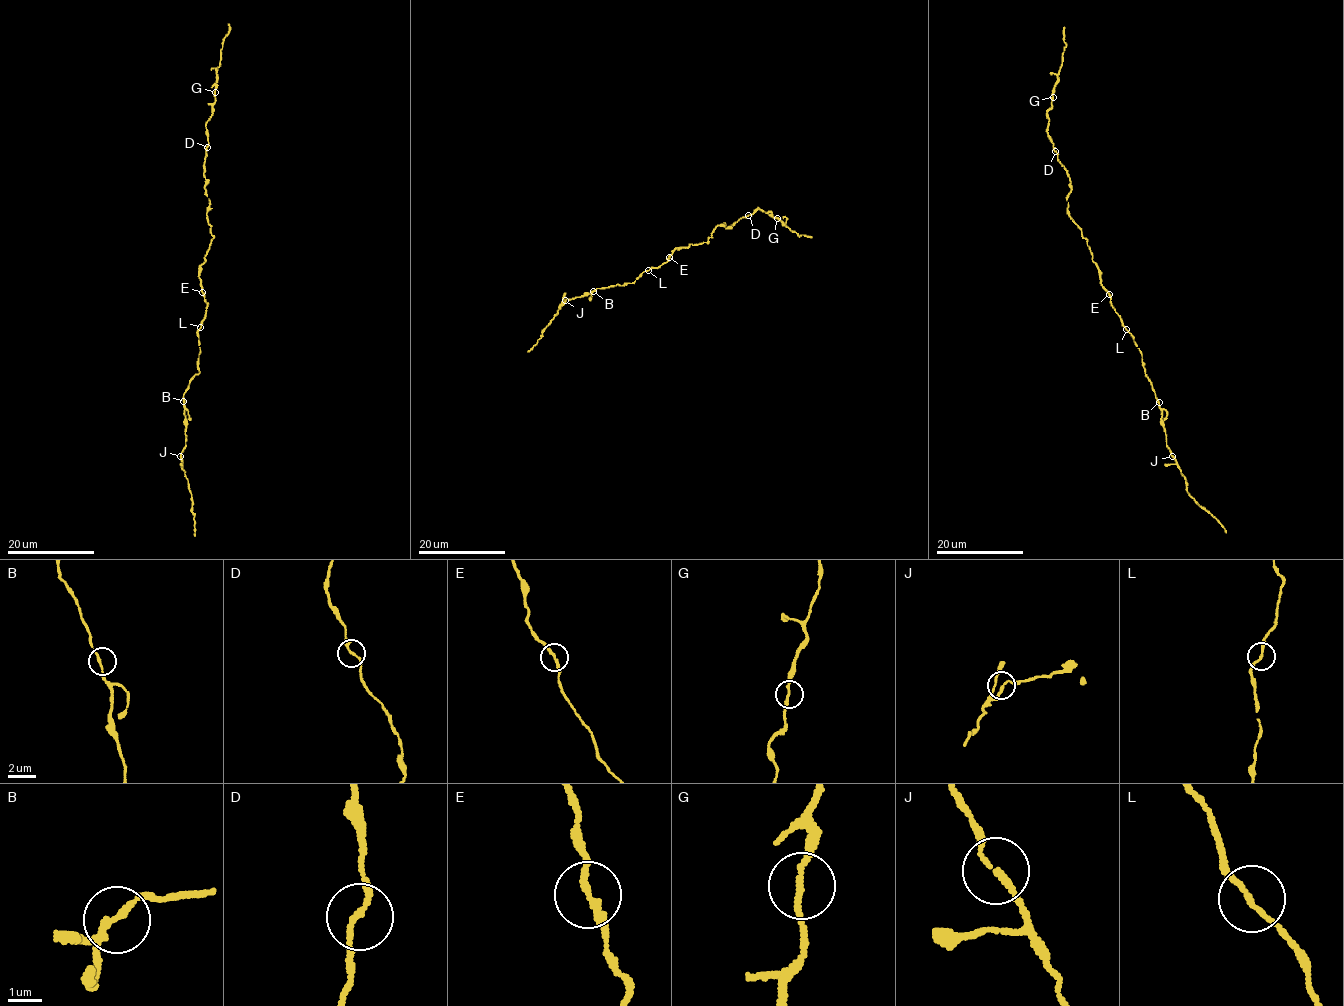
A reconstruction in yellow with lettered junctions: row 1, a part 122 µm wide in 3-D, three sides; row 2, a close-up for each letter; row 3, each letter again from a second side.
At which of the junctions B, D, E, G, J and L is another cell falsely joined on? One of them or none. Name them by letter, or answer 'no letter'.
no letter

